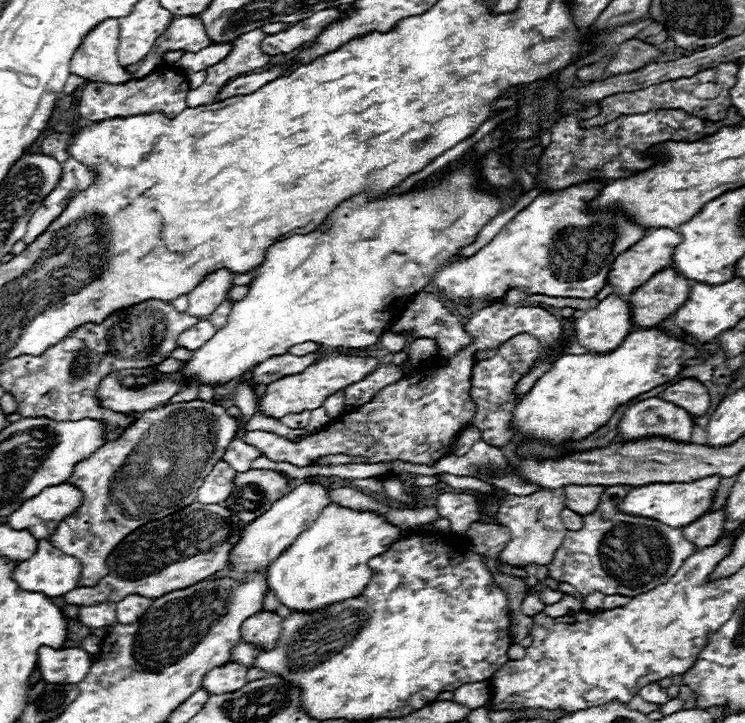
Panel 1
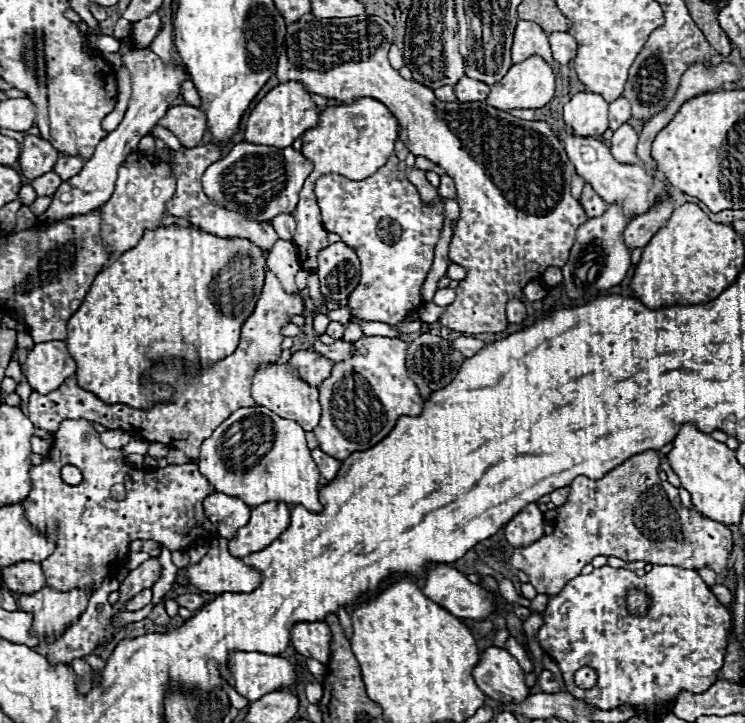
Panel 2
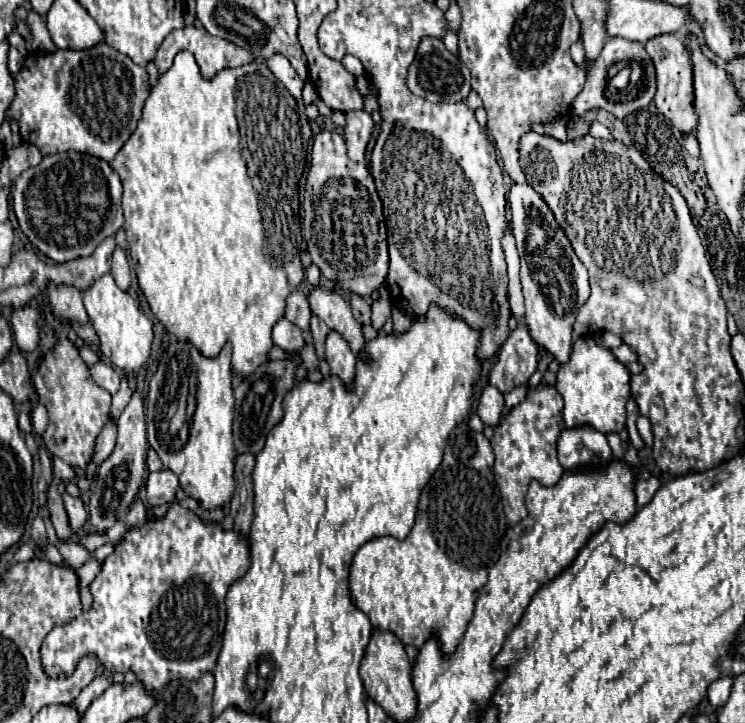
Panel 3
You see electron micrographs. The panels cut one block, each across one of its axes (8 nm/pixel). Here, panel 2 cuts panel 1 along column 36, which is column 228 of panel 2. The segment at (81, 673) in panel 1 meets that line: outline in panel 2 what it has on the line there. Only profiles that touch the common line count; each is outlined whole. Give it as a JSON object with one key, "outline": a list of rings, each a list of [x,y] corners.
{"outline":[[[230,652],[228,660],[234,688],[248,700],[256,702],[264,694],[280,690],[280,688],[292,688],[296,674],[294,666],[280,658],[270,656],[262,652]]]}

